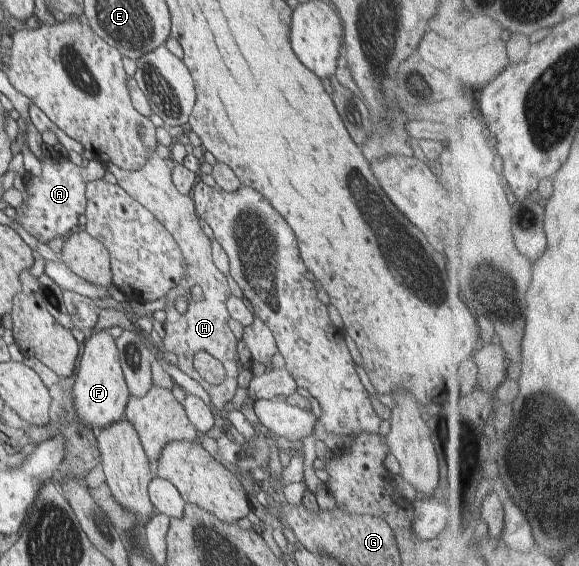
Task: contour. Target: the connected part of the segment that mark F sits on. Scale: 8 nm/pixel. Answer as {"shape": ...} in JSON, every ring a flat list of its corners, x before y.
{"shape":[[108,331,93,332,80,349,75,381,72,387,72,406,78,421,84,426,106,428,122,420,129,402,129,392,120,366,120,355,115,340]]}

